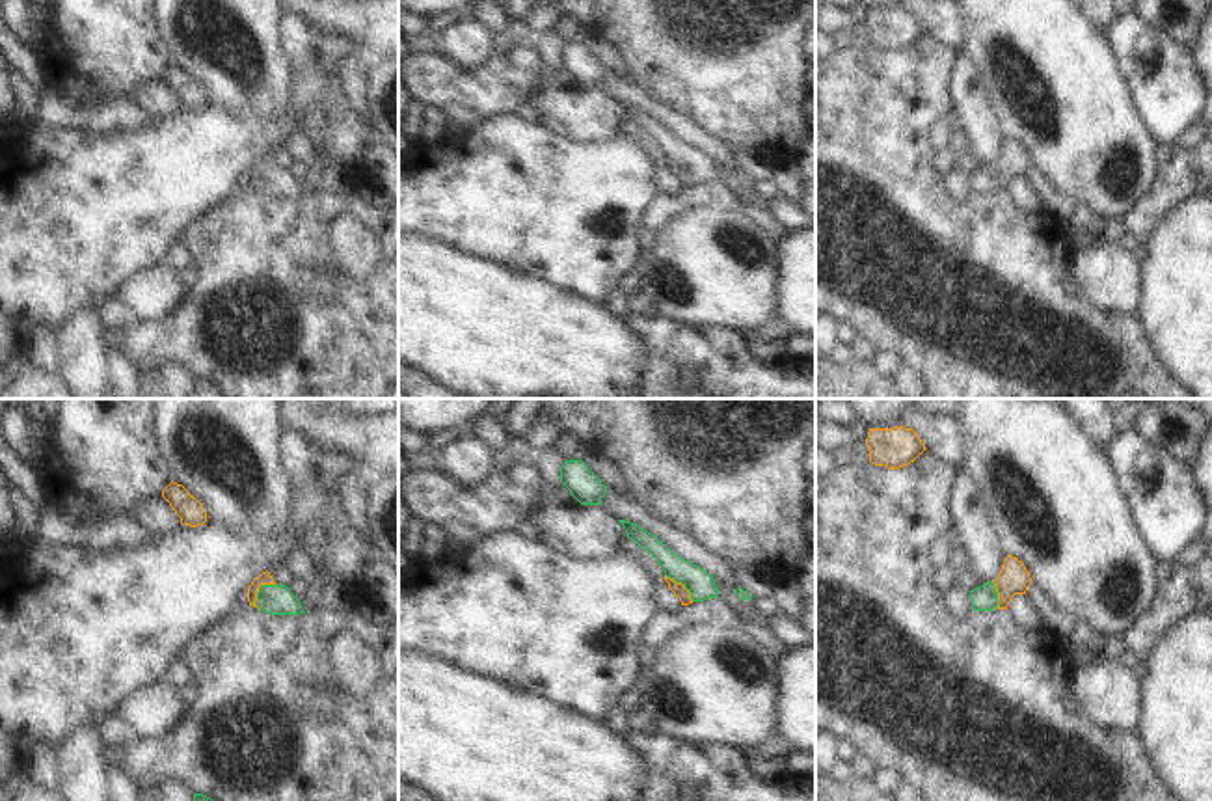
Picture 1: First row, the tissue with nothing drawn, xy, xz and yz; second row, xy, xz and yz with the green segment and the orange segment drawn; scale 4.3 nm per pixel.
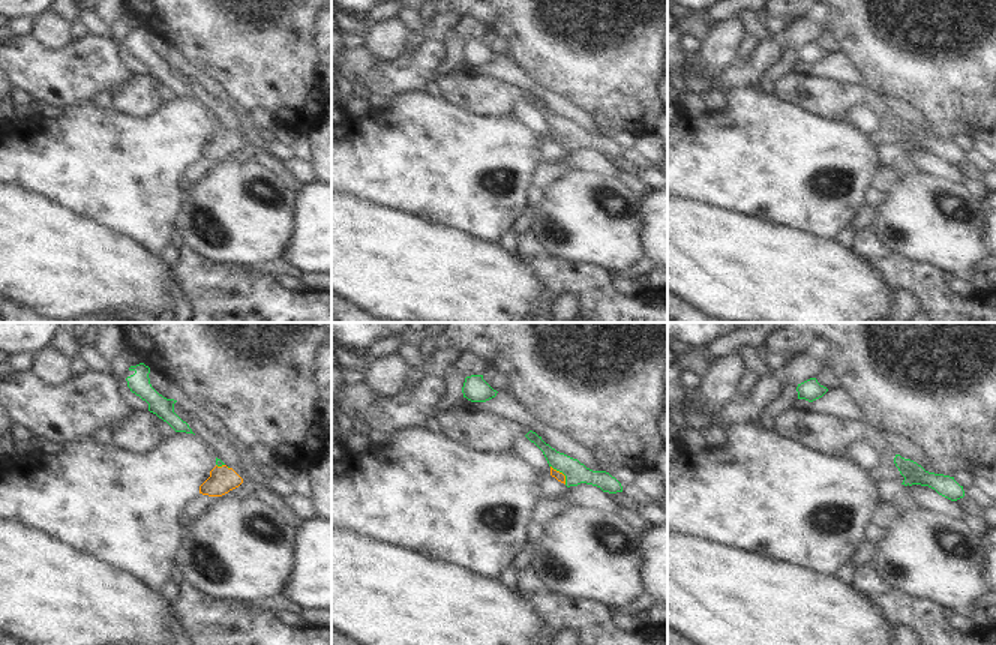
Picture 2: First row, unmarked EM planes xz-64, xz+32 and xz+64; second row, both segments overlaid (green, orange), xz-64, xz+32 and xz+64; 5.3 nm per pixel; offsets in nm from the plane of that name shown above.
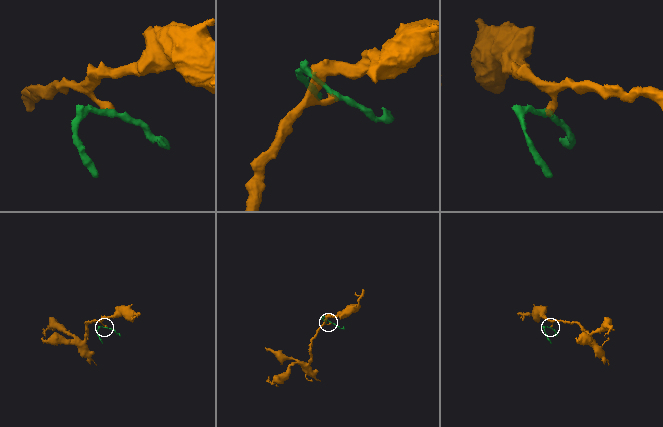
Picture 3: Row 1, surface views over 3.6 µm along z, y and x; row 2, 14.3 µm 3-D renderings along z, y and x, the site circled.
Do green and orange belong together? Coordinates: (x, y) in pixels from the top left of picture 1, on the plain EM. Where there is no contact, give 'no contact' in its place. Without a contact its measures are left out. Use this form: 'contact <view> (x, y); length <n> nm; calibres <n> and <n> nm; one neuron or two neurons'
contact xy (259, 174); length 130 nm; calibres 130 and 60 nm; one neuron

